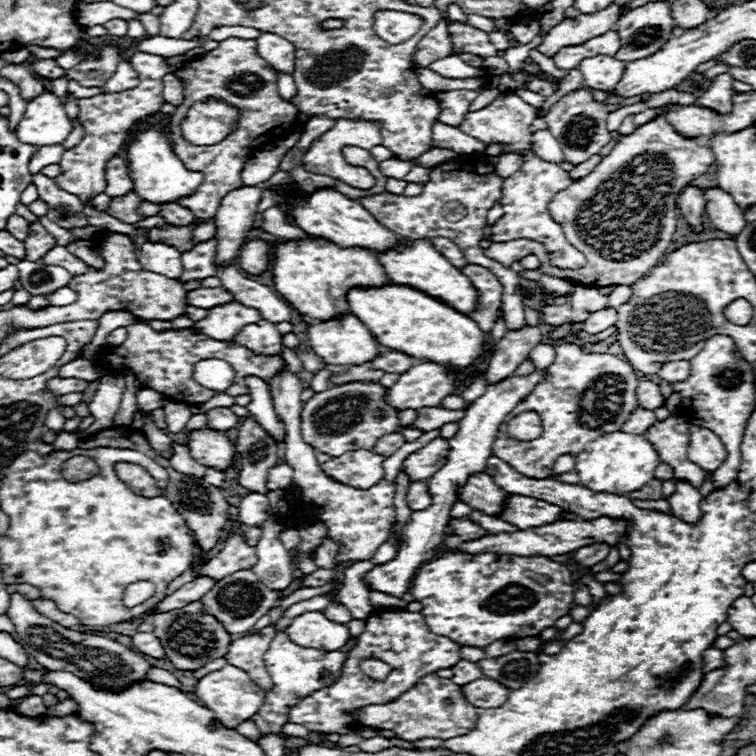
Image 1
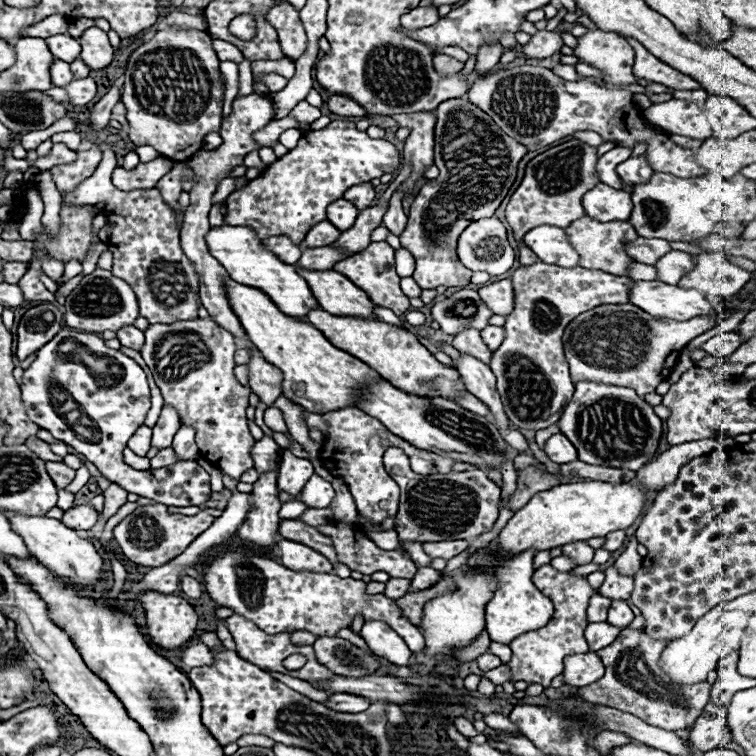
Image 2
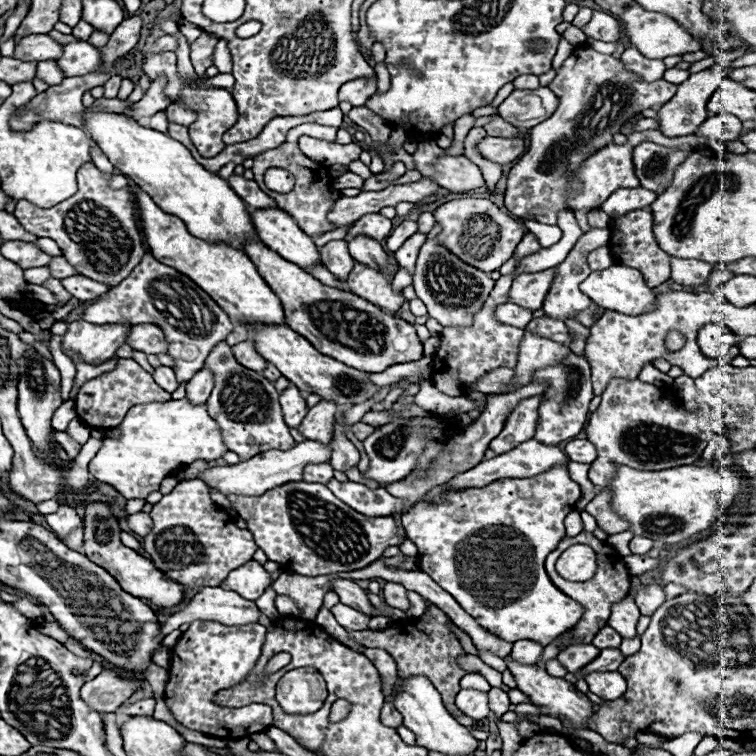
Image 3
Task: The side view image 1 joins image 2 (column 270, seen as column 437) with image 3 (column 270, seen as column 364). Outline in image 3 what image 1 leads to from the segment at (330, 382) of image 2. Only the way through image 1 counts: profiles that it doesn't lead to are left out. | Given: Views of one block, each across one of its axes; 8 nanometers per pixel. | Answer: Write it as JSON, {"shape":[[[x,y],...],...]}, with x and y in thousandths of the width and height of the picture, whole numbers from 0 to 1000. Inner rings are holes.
{"shape":[[[172,243],[172,246],[180,254],[190,312],[206,344],[254,368],[254,373],[259,373],[272,389],[278,389],[280,397],[307,421],[307,426],[325,429],[325,431],[376,429],[376,410],[373,410],[370,394],[357,384],[357,378],[349,373],[349,368],[341,362],[339,352],[333,349],[333,344],[320,331],[312,331],[302,323],[275,323],[265,315],[257,315],[246,304],[246,296],[238,288],[214,280],[201,267],[201,262],[190,257],[180,243]]]}

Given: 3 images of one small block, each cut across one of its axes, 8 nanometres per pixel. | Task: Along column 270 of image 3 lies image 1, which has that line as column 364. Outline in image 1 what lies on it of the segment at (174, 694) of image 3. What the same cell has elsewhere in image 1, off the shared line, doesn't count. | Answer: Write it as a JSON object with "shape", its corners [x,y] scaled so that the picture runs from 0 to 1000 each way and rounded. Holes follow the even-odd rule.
{"shape":[[[566,892],[563,897],[558,897],[548,910],[542,910],[526,926],[513,929],[508,934],[484,934],[476,942],[479,960],[489,960],[500,966],[519,966],[526,976],[540,979],[540,981],[550,981],[558,976],[593,979],[593,976],[614,974],[630,960],[630,952],[632,952],[630,937],[614,926],[611,907],[601,905],[593,897],[579,897],[577,892]]]}

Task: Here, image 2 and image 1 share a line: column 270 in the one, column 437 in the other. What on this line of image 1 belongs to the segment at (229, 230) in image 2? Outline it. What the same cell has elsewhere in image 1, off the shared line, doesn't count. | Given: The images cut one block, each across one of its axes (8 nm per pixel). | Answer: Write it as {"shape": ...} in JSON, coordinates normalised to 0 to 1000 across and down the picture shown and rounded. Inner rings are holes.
{"shape":[[[548,317],[545,323],[532,323],[529,331],[500,336],[500,341],[519,373],[561,384],[563,389],[571,389],[571,394],[587,394],[593,405],[601,405],[601,410],[608,410],[611,415],[622,418],[624,413],[630,413],[632,384],[606,354],[601,354],[582,333],[577,333],[566,317]]]}

